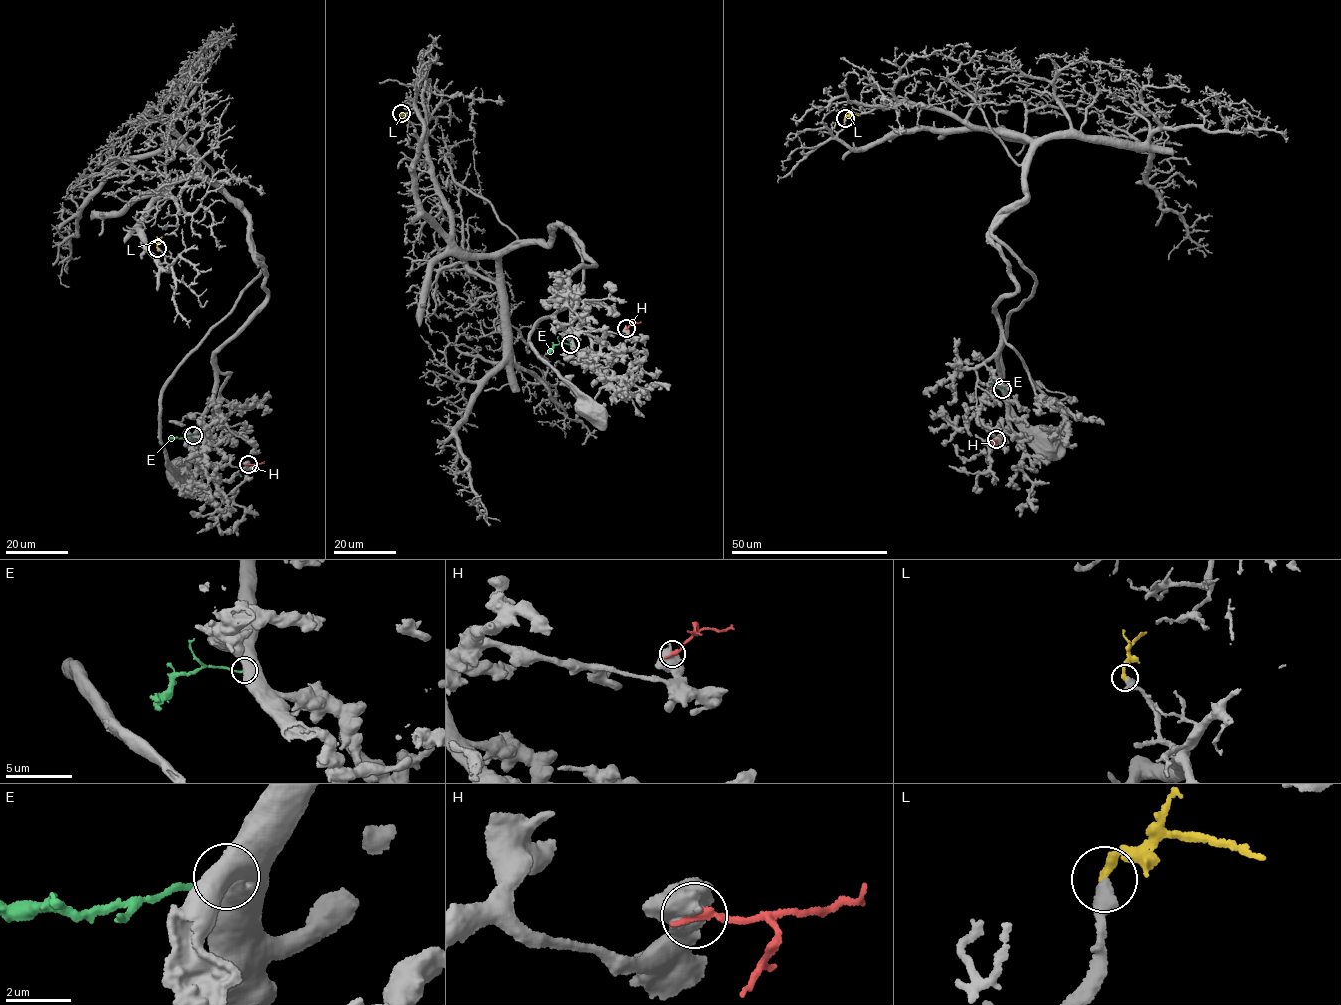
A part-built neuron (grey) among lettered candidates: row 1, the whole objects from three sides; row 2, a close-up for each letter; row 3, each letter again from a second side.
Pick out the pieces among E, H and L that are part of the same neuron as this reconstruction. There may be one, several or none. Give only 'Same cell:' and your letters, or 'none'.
Same cell: L

